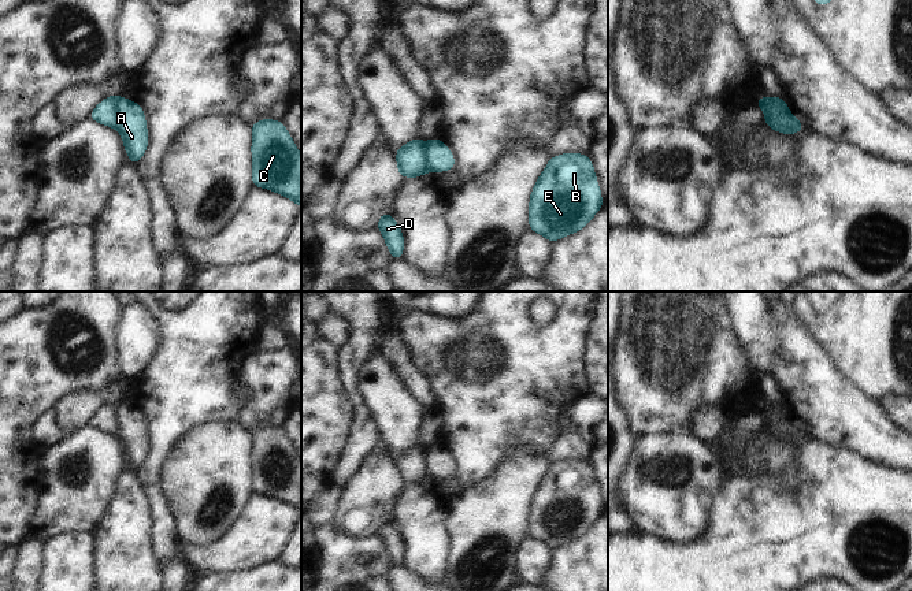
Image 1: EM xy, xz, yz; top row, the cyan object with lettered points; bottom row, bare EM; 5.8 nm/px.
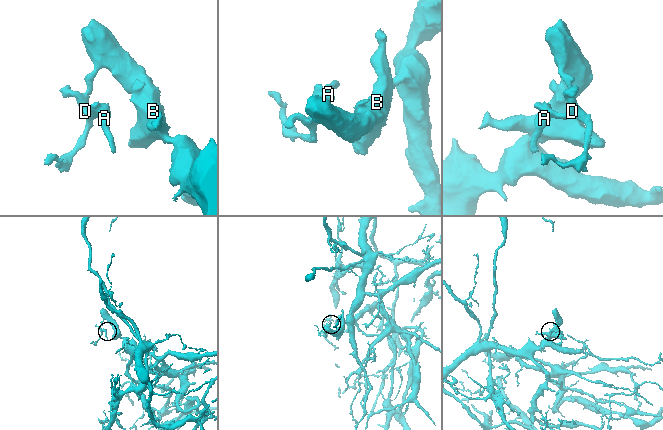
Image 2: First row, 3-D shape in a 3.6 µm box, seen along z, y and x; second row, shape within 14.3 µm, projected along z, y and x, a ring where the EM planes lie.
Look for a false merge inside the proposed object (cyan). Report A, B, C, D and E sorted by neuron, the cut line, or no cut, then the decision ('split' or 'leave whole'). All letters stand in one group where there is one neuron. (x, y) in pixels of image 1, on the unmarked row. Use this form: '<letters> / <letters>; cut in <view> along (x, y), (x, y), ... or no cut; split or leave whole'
A / B C D E; cut in xy along (119, 404), (117, 431), (114, 434); split

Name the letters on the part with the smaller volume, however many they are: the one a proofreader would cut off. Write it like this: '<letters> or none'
A

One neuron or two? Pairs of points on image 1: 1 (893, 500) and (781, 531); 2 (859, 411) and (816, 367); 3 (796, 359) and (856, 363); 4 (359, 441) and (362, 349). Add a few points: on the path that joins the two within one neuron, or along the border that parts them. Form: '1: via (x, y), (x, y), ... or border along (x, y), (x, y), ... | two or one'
1: via (866, 515), (846, 519), (836, 528), (808, 531) | one
2: via (848, 400), (826, 378) | one
3: border along (812, 335), (831, 363), (853, 385) | two
4: via (359, 417), (359, 408), (349, 387), (349, 372) | one

